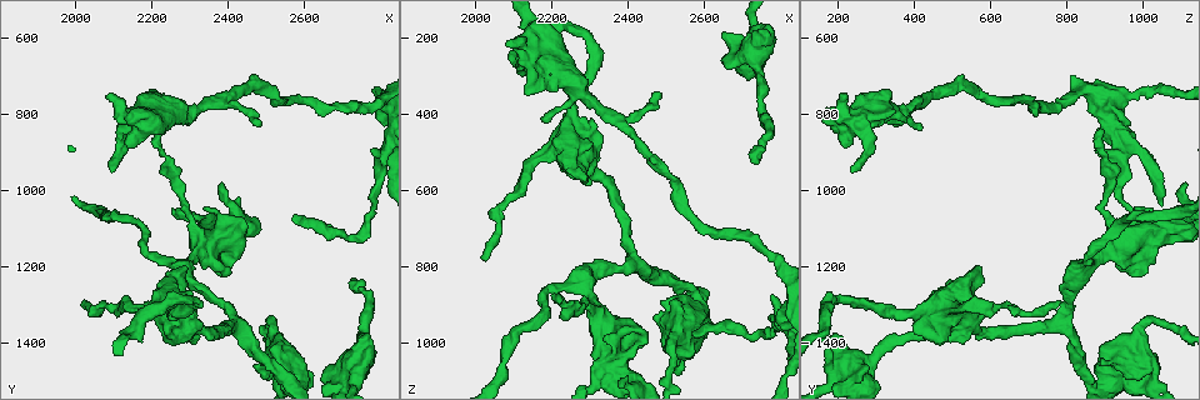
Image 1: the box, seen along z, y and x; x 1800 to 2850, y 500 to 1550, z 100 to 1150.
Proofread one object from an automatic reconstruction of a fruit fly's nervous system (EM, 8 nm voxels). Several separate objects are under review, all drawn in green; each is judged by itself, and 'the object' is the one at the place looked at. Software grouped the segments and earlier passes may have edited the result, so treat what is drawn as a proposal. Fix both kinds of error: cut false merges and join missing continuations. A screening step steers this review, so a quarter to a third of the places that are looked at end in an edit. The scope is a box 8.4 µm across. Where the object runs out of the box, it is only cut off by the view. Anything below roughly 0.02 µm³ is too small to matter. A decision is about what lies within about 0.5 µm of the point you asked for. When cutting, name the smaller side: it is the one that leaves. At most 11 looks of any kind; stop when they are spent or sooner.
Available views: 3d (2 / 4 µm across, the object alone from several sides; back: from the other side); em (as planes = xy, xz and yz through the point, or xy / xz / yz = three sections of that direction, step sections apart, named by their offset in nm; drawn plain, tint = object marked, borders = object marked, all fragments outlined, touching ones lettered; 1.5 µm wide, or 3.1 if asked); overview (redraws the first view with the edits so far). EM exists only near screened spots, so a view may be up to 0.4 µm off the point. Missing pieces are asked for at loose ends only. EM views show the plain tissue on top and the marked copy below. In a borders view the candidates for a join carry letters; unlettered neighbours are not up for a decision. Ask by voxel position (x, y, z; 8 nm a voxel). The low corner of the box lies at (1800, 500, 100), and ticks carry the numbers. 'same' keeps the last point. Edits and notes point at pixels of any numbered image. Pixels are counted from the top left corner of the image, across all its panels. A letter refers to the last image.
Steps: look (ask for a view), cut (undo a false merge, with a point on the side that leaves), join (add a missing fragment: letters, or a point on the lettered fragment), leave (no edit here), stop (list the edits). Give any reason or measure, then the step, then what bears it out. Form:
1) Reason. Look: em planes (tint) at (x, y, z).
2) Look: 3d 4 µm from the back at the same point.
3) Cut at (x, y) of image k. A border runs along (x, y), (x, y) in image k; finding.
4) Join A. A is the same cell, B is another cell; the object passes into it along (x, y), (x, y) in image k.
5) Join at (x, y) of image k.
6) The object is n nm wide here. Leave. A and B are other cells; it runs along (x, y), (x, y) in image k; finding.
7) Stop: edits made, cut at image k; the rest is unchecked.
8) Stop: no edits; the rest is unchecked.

Branch stops here. Look: em planes (tint) at (2765, 1375, 190).

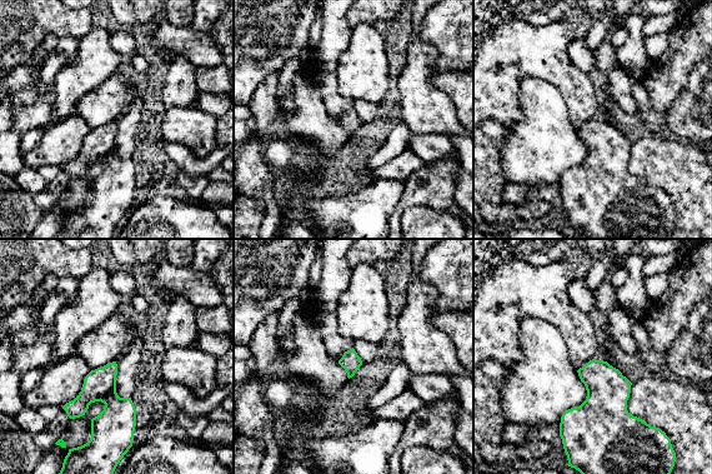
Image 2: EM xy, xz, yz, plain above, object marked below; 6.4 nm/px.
Look: em planes (borders) at the same point.

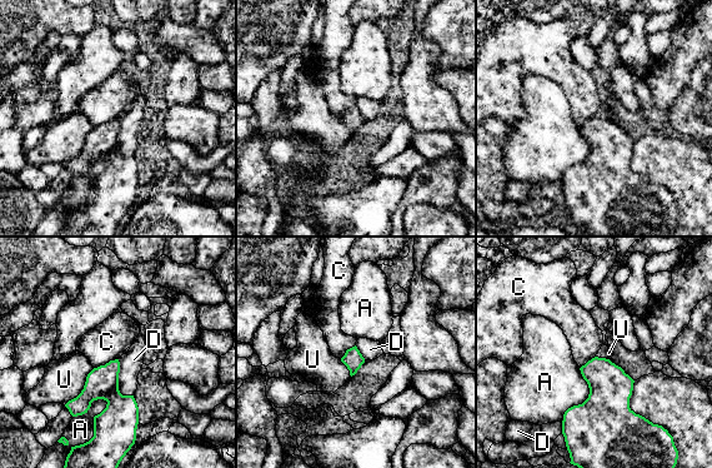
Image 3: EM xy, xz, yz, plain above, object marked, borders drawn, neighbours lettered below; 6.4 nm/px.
The longest contact is with U, 300 nm. Leave. A, C, D and U are other cells; none of them fits.

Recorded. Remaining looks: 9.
An open end. Look: 3d 2 µm at (2780, 895, 875).

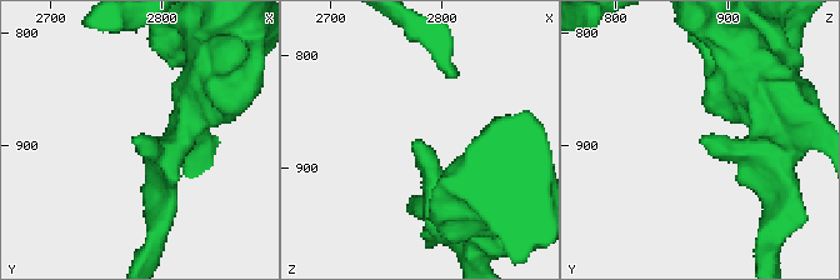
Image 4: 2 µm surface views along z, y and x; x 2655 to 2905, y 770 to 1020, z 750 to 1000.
Shape alone is not enough. Look: em xy step 4 (borders) at (2776, 894, 876).

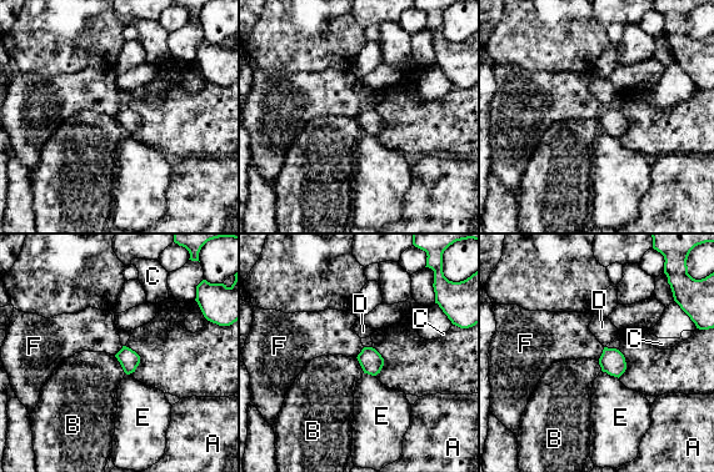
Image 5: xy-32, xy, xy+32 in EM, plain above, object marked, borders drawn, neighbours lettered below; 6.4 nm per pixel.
Look: em planes (borders) at the same point.

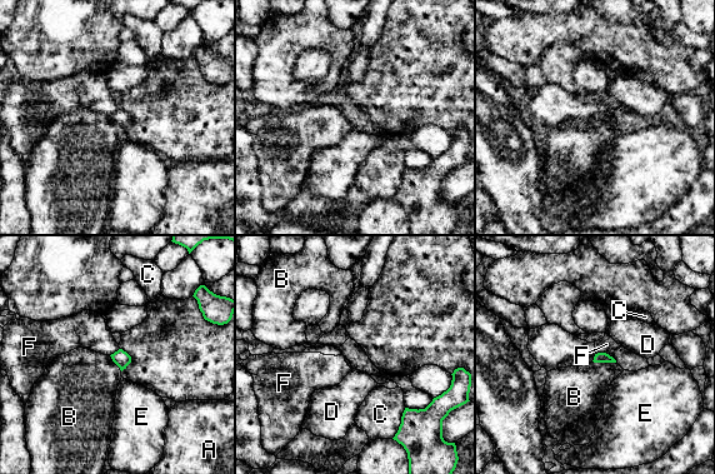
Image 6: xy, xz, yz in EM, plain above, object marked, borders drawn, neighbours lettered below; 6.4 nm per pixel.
Leave. A, B, C, D, E and F are other cells; a border runs along (596, 353), (608, 353), (616, 362) in image 6; none of them fits.

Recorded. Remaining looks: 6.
An open end. Look: em planes (borders) at (2575, 1070, 990).

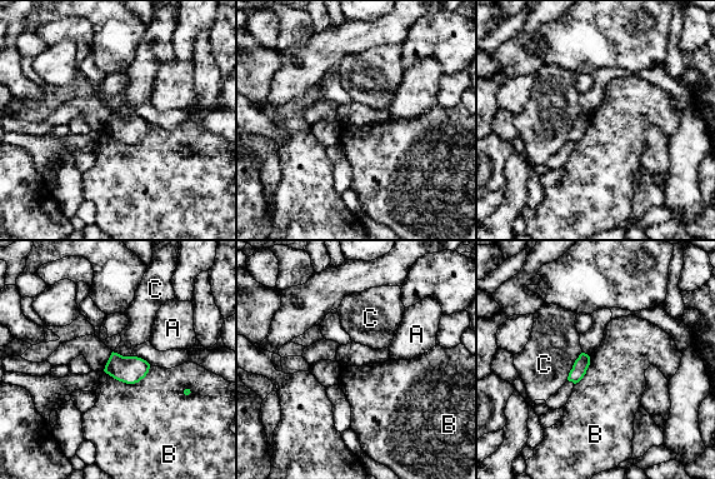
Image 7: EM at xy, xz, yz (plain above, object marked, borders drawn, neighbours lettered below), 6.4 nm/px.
The object is 100 nm wide here. Leave. A, B and C are other cells; a border runs along (150, 365), (134, 383), (106, 373) in image 7; none of them fits.

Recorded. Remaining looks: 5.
Branch stops here. Look: em xy step 8 (borders) at (2085, 760, 215).

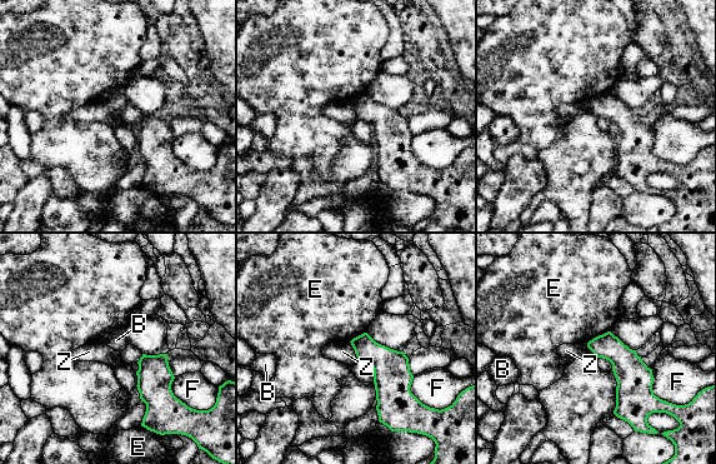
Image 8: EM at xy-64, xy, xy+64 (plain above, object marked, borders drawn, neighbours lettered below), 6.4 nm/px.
Another direction. Look: em xz step 8 (borders) at the same point.

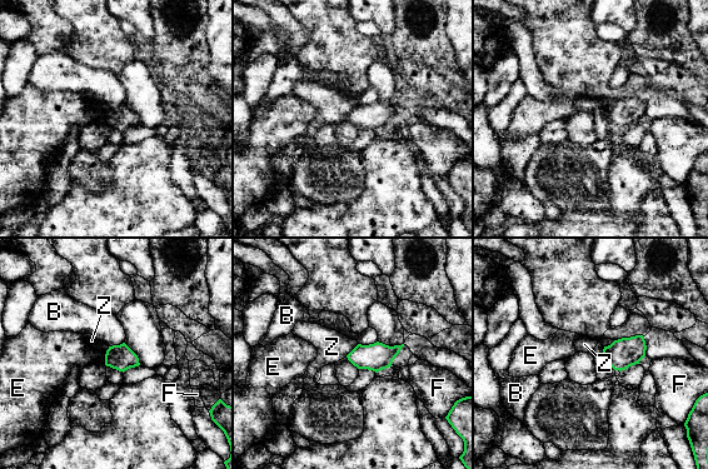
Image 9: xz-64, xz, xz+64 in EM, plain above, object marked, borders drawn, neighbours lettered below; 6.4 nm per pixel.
The object is 150 nm wide here. Leave. B, E, F and Z are other cells; a border runs along (358, 344), (345, 355) in image 9; none of them fits.

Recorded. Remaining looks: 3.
Stop: no edits; the rest is unchecked.

